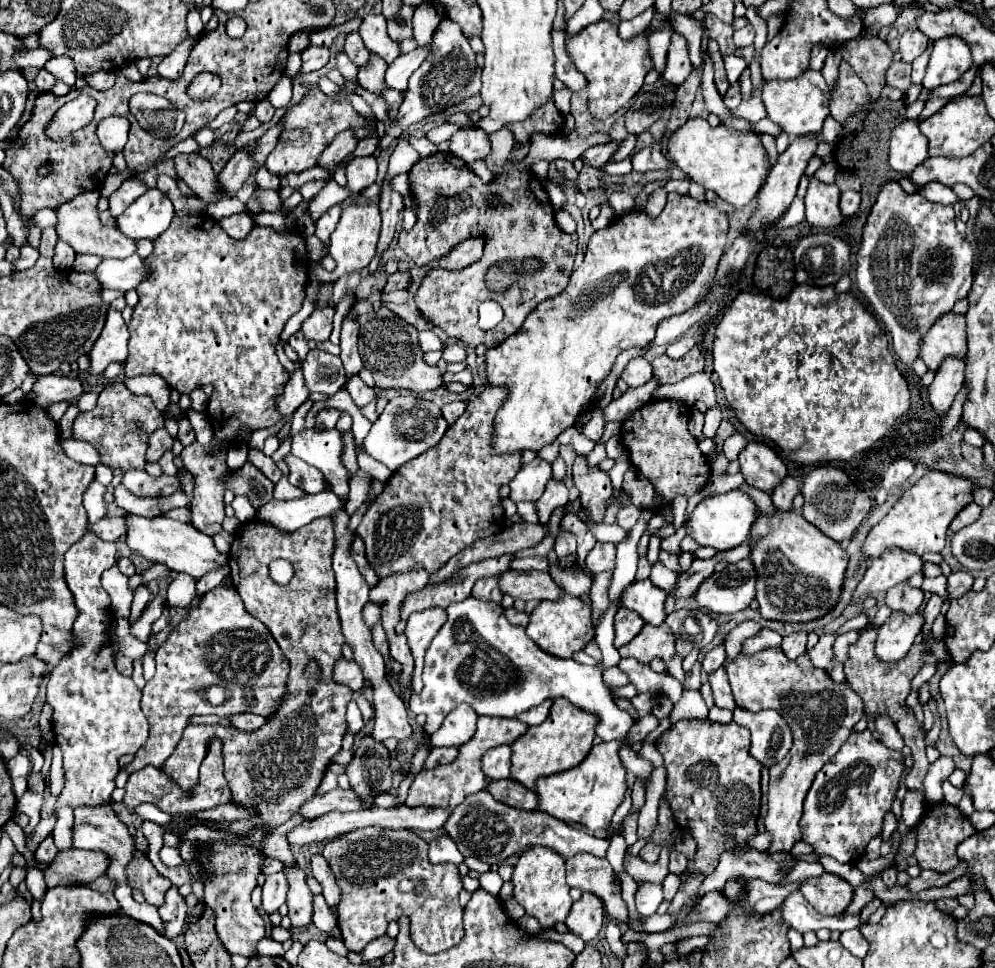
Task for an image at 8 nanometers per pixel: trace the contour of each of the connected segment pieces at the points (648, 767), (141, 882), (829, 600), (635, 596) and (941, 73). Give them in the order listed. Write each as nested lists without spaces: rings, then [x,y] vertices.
[[[468,597],[458,605],[450,605],[446,613],[448,621],[426,649],[422,675],[424,689],[420,695],[412,693],[408,703],[414,715],[424,713],[428,717],[424,725],[428,735],[440,729],[446,715],[460,703],[468,703],[478,715],[516,717],[518,713],[540,705],[544,699],[564,697],[574,707],[596,715],[596,735],[604,741],[620,741],[618,757],[624,769],[642,779],[644,785],[650,783],[654,765],[628,741],[634,719],[614,703],[610,687],[602,681],[600,667],[580,665],[572,659],[560,659],[540,651],[526,635],[524,627],[516,627],[504,617],[500,603],[492,605]]]
[[[136,851],[136,857],[128,867],[128,883],[140,889],[146,901],[154,907],[160,907],[164,903],[166,891],[172,887],[170,879],[160,875],[156,867],[148,861],[148,857],[144,857],[140,851]]]
[[[776,509],[772,515],[758,511],[756,521],[750,529],[752,551],[750,561],[756,569],[756,599],[760,603],[760,615],[764,619],[776,621],[810,621],[816,617],[826,615],[840,597],[840,587],[848,563],[848,555],[824,533],[820,533],[812,523],[808,523],[796,511],[782,511]]]
[[[650,579],[630,583],[622,593],[622,607],[636,611],[650,625],[662,625],[666,619],[664,613],[666,593],[656,587]]]
[[[942,37],[934,41],[934,51],[922,85],[926,89],[934,89],[938,85],[952,83],[972,65],[970,49],[962,37]]]

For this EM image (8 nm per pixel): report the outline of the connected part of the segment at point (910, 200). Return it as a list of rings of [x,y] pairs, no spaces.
[[[892,181],[882,187],[862,231],[862,241],[856,253],[856,285],[884,329],[892,335],[894,351],[906,365],[912,365],[918,357],[920,337],[928,331],[928,325],[932,325],[940,313],[948,313],[958,299],[968,295],[972,287],[974,251],[964,237],[958,235],[954,217],[956,213],[950,205],[930,203],[920,193],[908,195],[896,181]]]

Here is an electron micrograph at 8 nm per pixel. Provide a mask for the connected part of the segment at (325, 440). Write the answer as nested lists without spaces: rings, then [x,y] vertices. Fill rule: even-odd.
[[[312,427],[286,435],[284,439],[290,439],[292,455],[320,469],[324,477],[332,479],[332,491],[340,493],[340,497],[348,497],[348,471],[340,461],[344,443],[338,429],[318,431]]]

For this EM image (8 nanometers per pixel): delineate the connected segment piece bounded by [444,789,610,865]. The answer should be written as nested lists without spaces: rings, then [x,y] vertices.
[[[486,789],[474,793],[472,797],[466,797],[462,805],[458,805],[448,821],[444,823],[446,833],[452,837],[452,841],[458,845],[460,853],[464,857],[476,857],[488,865],[500,865],[506,861],[506,857],[514,853],[522,853],[530,847],[548,847],[560,853],[562,857],[572,857],[580,851],[590,853],[594,857],[604,859],[608,851],[608,839],[600,839],[594,835],[588,835],[584,831],[578,831],[570,827],[568,823],[550,817],[548,813],[542,811],[520,811],[510,805],[504,805],[496,801]]]

